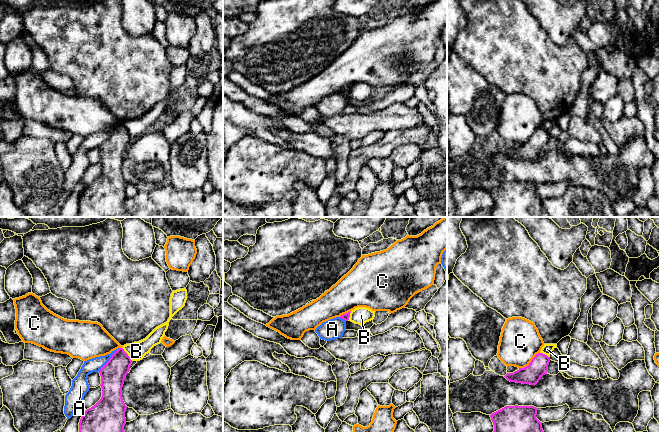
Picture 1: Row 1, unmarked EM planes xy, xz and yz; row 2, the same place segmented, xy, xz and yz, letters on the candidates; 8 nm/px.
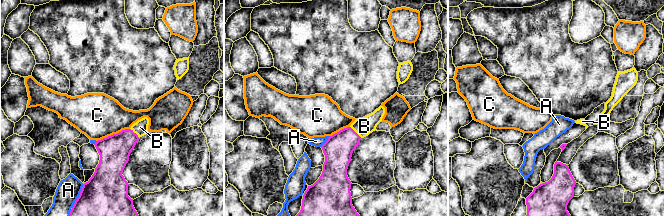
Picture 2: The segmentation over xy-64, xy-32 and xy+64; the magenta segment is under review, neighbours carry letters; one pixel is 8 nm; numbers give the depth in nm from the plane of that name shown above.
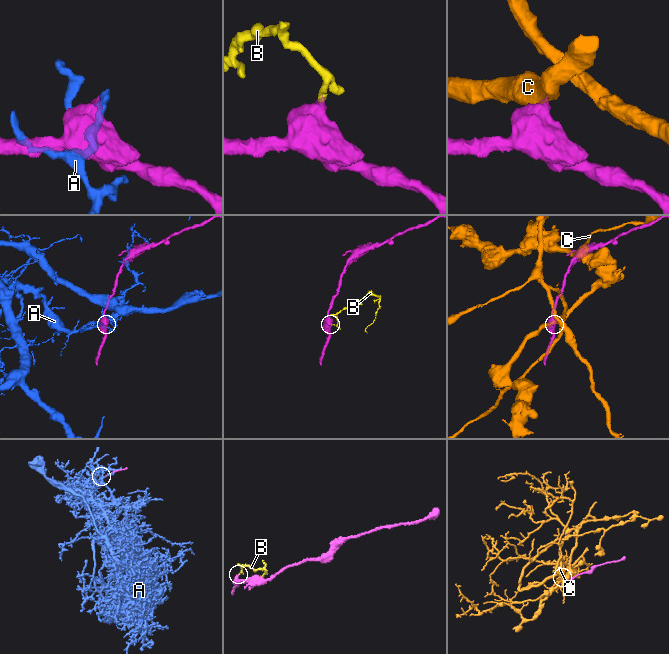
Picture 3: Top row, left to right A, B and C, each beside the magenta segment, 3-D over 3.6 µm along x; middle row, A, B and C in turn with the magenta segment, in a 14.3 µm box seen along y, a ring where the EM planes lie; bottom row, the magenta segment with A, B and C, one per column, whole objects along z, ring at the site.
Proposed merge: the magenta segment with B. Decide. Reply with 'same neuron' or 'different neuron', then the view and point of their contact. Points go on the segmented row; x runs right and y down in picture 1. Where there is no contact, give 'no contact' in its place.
different neuron; contact xy (127, 354)

